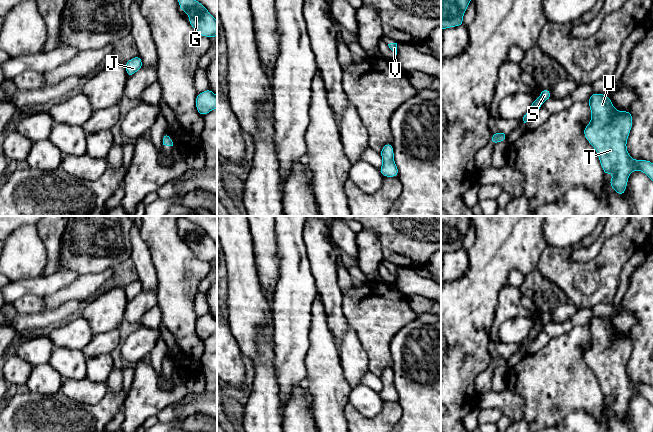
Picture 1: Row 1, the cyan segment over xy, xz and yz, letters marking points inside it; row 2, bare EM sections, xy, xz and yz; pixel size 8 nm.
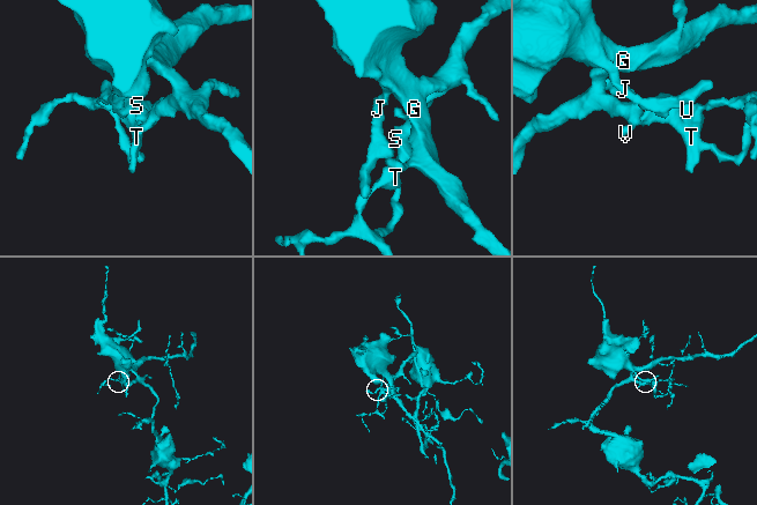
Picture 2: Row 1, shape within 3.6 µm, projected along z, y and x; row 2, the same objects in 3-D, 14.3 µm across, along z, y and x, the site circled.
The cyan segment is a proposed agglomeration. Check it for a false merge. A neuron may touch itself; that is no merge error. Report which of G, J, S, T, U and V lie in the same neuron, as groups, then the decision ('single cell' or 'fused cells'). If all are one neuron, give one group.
G J S T U V; single cell

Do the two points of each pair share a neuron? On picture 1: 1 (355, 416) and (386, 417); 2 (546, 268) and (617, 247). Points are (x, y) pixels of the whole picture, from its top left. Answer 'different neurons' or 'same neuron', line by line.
1: same neuron
2: same neuron

